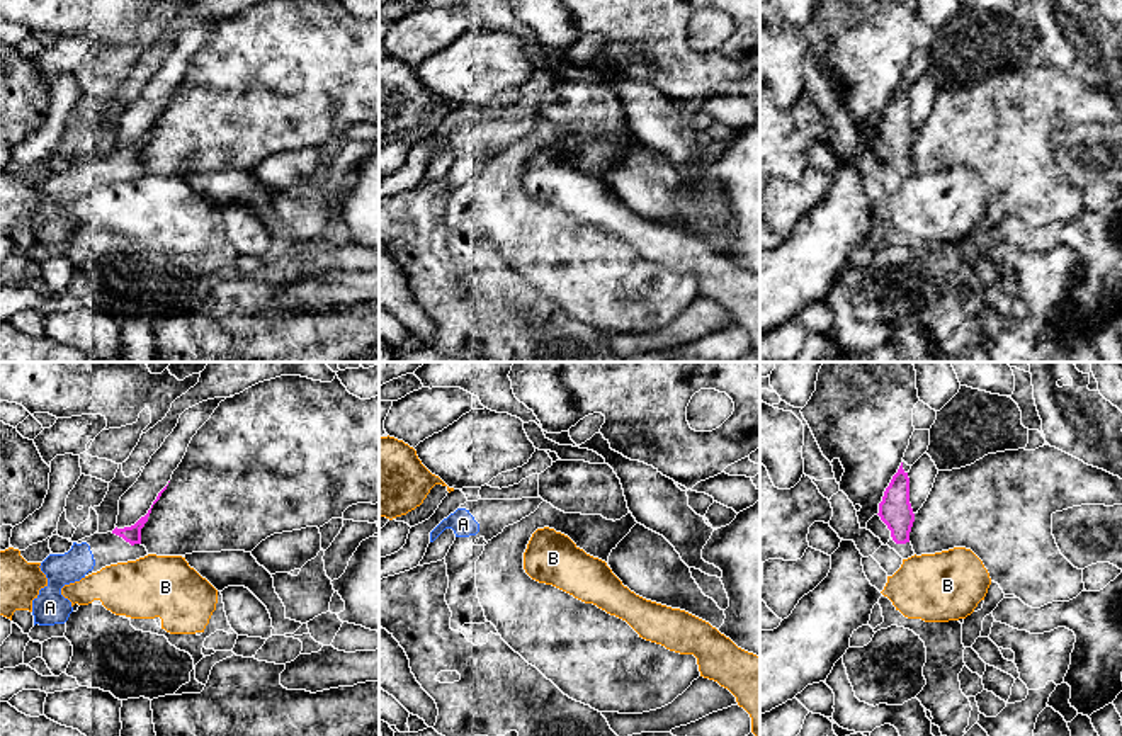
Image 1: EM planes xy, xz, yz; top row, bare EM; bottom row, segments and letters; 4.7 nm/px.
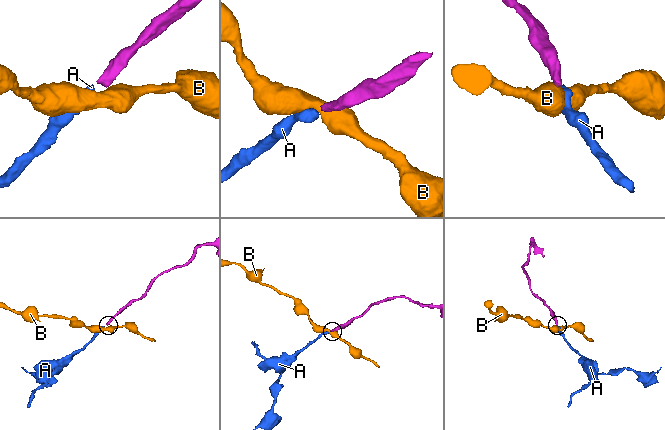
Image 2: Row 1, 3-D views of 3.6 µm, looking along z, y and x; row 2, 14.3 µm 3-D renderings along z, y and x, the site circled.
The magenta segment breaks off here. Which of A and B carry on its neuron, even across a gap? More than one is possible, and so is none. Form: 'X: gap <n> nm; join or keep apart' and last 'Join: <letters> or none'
A: gap 130 nm; join
B: gap 70 nm; keep apart
Join: A

